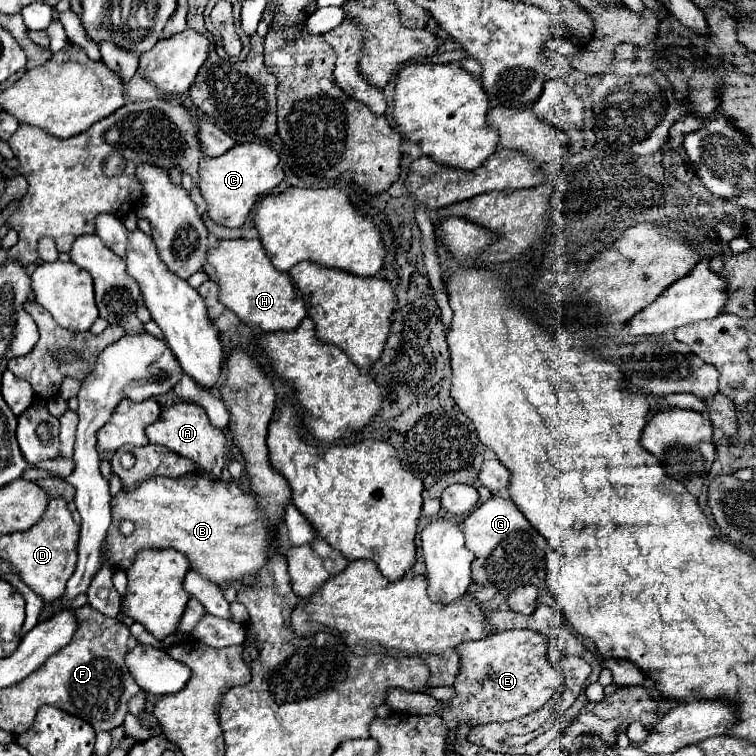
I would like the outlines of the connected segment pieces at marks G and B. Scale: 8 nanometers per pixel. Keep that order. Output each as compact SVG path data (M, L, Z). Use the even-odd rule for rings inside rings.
M491 497L465 519L465 545L475 553L471 565L471 579L479 585L493 585L497 589L517 589L527 585L545 559L545 539L531 527L519 507L505 497Z
M187 475L179 479L151 477L131 491L131 495L119 491L113 499L113 523L101 553L105 557L109 549L111 565L129 569L143 549L175 549L189 559L193 569L217 585L241 581L263 569L275 539L273 525L257 515L257 507L259 501L255 493L243 491L237 481L209 479L207 475ZM121 519L135 523L131 537L119 533Z

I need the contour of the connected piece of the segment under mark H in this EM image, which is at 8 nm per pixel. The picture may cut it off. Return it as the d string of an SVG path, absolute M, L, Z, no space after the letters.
M259 239L219 241L215 249L207 251L203 271L209 279L219 283L221 303L247 325L259 325L267 333L293 331L307 315L307 305L301 299L291 275L273 267Z

